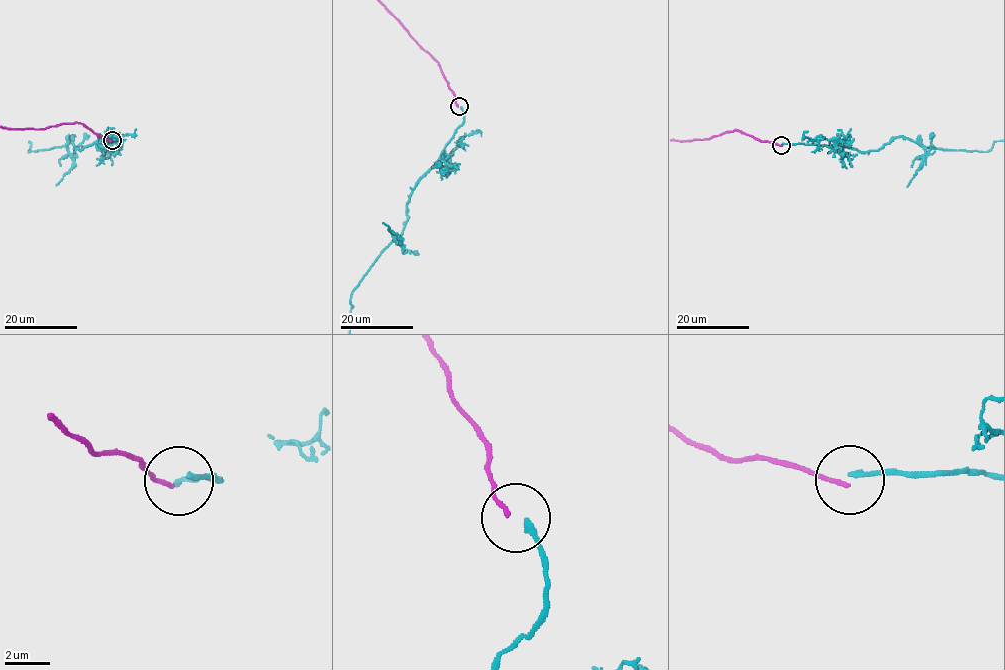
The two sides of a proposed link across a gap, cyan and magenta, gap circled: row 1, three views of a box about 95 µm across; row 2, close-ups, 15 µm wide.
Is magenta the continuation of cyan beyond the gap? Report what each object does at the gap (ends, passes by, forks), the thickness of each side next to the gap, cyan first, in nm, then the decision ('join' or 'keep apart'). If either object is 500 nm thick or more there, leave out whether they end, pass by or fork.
cyan ends there; magenta ends there; 260 nm thick on the cyan side, 200 nm on the other; keep apart

